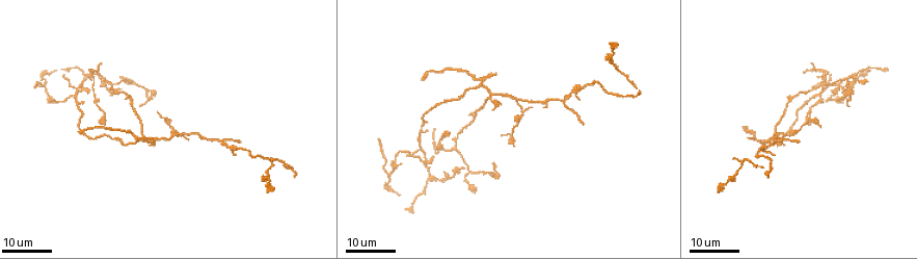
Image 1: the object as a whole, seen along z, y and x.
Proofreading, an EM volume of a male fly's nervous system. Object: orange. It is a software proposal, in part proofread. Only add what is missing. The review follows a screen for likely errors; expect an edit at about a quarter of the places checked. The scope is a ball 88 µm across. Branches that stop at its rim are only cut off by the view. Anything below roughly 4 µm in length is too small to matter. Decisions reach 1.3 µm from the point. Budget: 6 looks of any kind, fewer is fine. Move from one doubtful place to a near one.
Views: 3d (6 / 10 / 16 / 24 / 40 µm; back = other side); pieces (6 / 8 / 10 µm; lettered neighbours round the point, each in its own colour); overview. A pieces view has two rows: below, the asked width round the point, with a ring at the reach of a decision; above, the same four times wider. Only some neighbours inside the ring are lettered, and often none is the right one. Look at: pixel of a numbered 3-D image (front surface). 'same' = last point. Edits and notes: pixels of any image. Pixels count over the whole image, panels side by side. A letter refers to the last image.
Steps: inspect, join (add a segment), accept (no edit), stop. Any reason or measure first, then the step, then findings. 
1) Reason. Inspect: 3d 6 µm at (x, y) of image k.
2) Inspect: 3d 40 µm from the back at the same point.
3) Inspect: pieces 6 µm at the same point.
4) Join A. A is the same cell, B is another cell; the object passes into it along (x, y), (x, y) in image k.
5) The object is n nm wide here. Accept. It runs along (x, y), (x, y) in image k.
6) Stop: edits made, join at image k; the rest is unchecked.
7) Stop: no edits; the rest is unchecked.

An open end. Inspect: 3d 24 µm at (407, 207) of image 1.

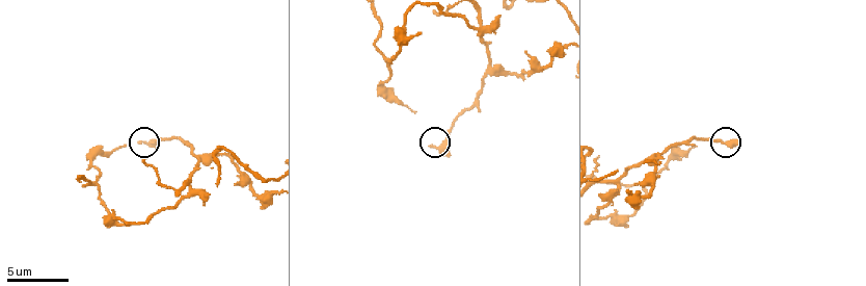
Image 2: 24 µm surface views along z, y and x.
See the neighbours. Inspect: pieces 6 µm at (432, 147) of image 2.

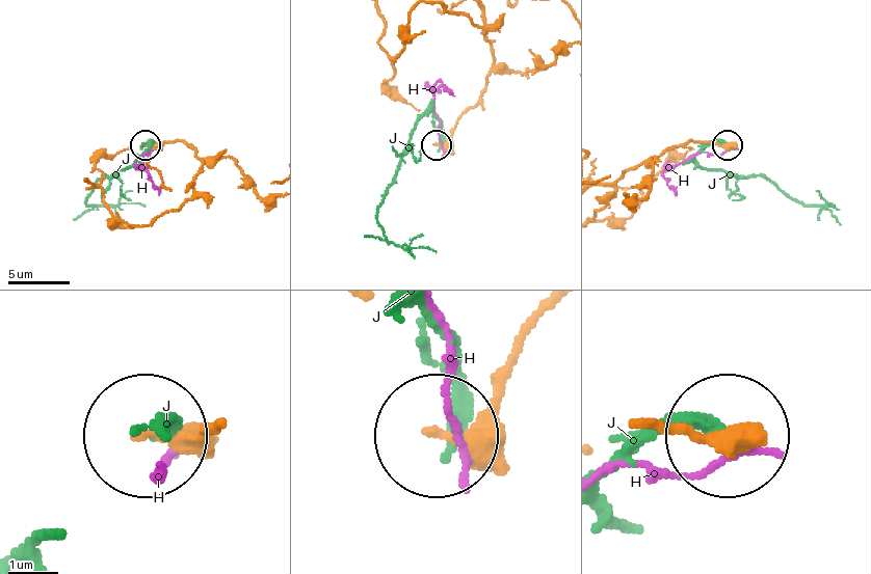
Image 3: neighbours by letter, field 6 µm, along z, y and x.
Accept. H and J are other cells; it runs along (217, 424), (151, 436) in image 3; none of them fits.

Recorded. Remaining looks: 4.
Inspect: 3d 16 µm at (432, 142) of image 1.

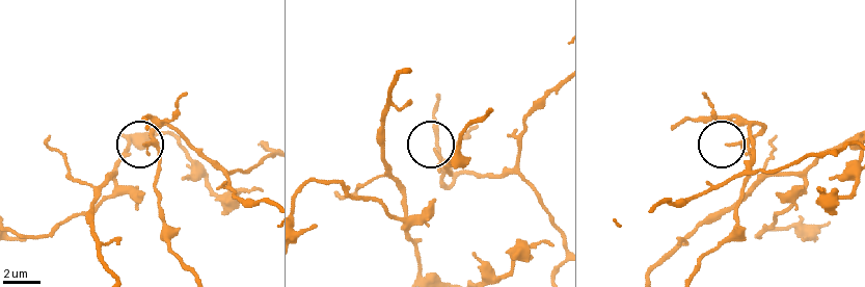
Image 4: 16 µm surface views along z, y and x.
See the neighbours. Inspect: pieces 6 µm at (726, 144) of image 4.

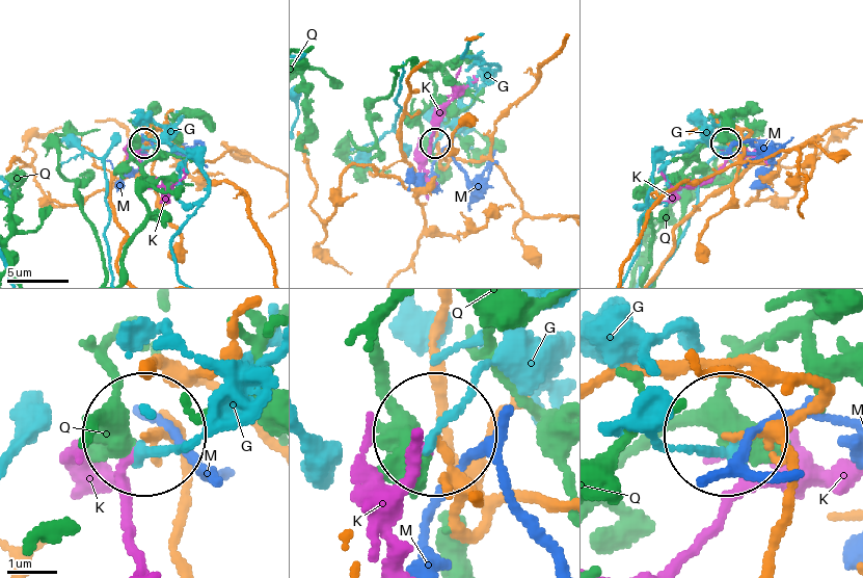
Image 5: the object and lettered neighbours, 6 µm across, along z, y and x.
Accept. G, K, M and Q are other cells; no lettered segment goes on from it.

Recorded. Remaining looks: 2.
End of a long branch. Inspect: 3d 24 µm at (78, 131) of image 1.

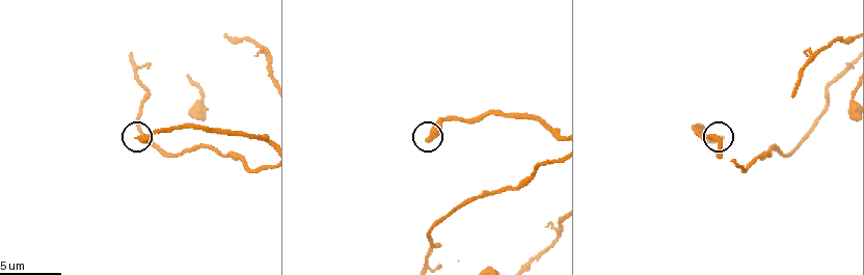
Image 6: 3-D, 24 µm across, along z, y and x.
Inspect: pieces 8 µm at (138, 137) of image 6.

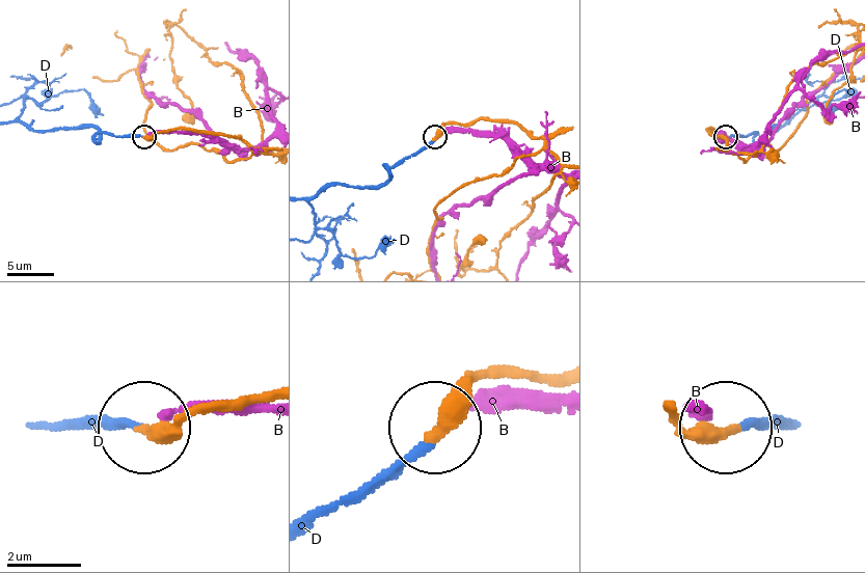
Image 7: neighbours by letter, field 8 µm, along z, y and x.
Join D. D is the same cell, B is another cell; the object passes into it along (672, 405), (700, 427), (778, 427) in image 7; it goes on there.

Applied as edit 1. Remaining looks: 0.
Stop: edits made, join at image 7; the rest is unchecked.

